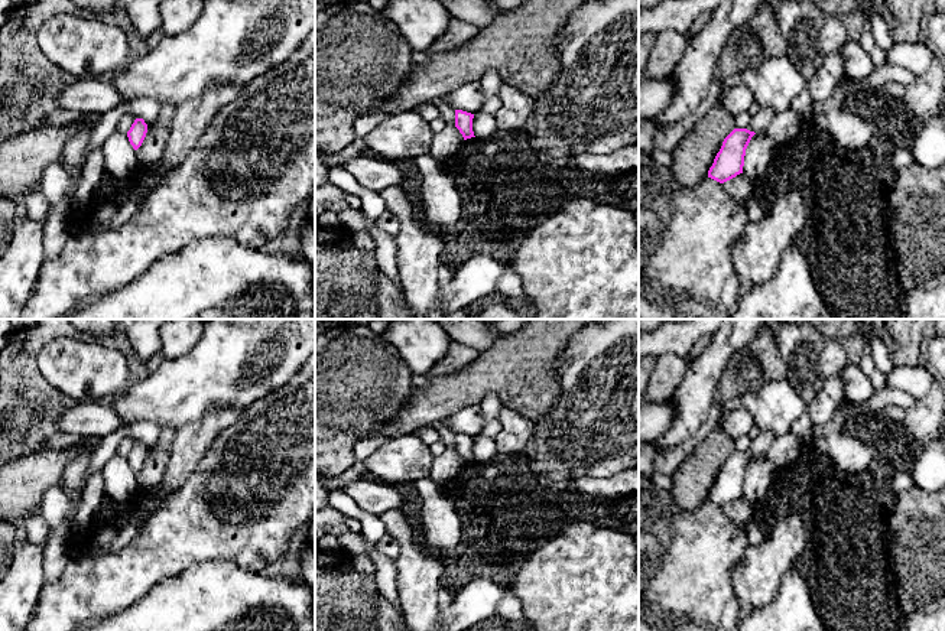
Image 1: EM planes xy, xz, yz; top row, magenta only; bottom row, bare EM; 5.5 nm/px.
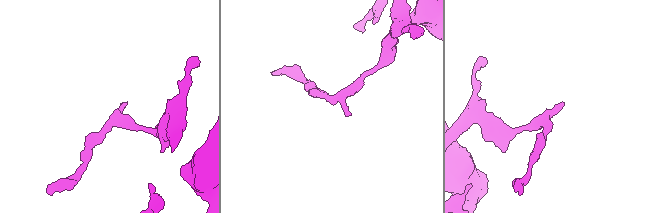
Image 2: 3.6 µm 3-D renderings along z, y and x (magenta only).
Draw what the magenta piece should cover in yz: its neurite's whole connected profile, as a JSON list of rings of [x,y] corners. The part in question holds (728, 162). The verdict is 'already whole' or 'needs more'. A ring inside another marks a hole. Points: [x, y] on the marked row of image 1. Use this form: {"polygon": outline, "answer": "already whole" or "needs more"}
{"polygon": [[[734,129],[724,139],[721,149],[708,170],[708,178],[724,183],[743,173],[746,149],[754,134],[754,131],[747,129]]], "answer": "already whole"}

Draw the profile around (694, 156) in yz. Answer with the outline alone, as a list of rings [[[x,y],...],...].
[[[715,104],[672,152],[672,173],[685,188],[695,188],[705,178],[724,139],[735,129],[735,117]]]

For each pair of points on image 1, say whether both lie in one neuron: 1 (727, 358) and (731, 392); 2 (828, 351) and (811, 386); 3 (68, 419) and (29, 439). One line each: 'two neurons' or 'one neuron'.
1: two neurons
2: one neuron
3: two neurons

